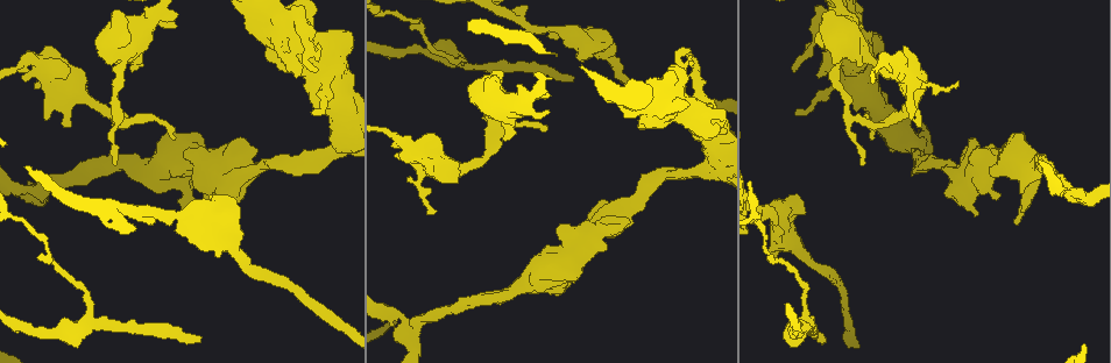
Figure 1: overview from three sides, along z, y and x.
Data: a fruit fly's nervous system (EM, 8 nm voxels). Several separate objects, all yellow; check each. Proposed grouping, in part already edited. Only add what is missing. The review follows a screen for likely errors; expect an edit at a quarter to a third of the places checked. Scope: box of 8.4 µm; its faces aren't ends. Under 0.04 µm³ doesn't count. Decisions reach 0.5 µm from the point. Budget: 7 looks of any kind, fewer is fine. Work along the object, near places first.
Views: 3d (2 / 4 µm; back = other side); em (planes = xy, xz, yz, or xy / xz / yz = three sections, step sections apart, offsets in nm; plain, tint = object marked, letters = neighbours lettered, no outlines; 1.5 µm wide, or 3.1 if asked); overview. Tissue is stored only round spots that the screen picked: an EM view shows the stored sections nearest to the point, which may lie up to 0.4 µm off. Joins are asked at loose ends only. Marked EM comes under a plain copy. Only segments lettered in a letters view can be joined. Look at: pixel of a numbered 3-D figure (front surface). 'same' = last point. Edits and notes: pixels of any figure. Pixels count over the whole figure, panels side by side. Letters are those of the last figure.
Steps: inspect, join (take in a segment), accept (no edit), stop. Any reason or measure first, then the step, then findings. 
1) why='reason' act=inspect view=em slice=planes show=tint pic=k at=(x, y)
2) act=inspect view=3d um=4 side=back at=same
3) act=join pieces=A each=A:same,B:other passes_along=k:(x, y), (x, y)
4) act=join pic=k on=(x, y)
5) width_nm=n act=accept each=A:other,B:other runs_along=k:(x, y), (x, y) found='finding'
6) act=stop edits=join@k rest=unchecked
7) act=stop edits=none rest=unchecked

why='branch stops here' act=inspect view=3d um=2 pic=1 at=(769, 249)

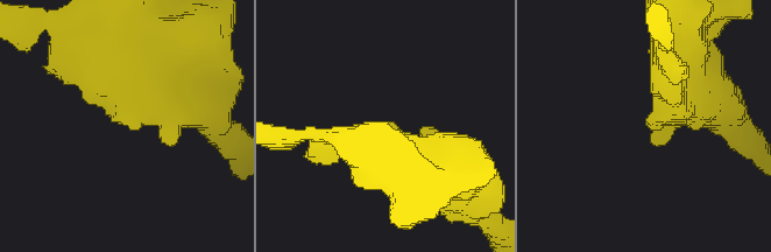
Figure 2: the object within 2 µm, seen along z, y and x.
act=inspect view=em slice=yz step=4 show=tint pic=2 at=(133, 117)

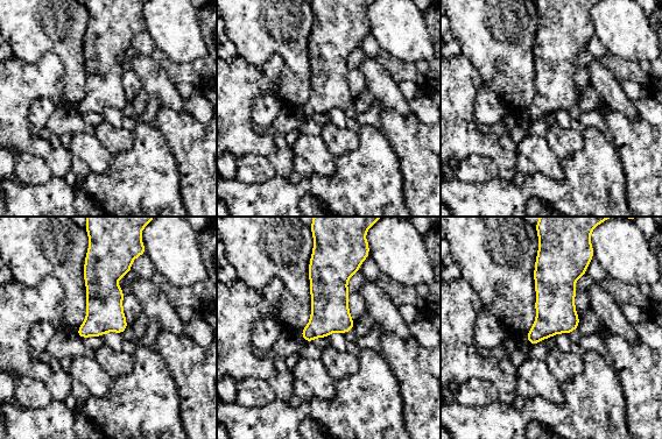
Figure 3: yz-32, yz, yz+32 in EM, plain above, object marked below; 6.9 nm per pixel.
why='what lies round it' act=inspect view=em slice=yz step=4 show=letters at=same

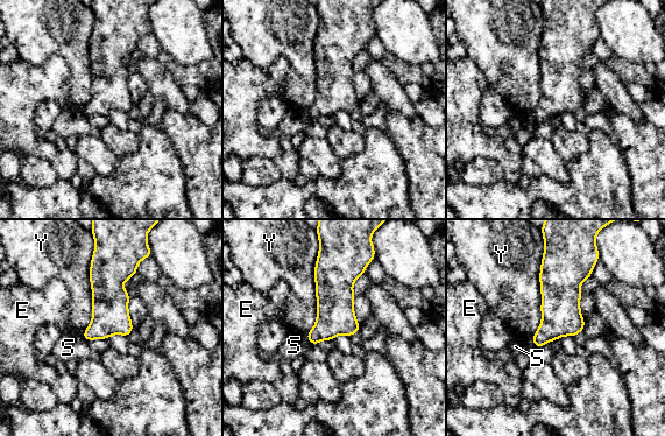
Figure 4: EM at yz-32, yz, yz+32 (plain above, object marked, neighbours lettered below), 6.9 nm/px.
width_nm=260 act=accept each=E:other,S:other,Y:other border=4:(543, 253), (540, 322), (530, 340) found='none of them fits'

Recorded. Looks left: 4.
why='branch stops here' act=inspect view=em slice=planes show=tint pic=1 at=(572, 79)

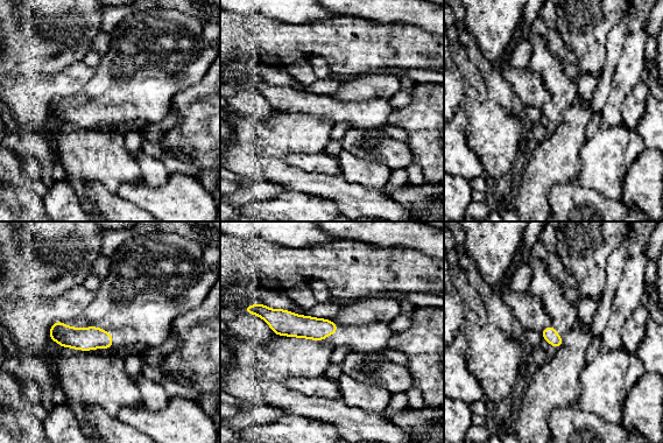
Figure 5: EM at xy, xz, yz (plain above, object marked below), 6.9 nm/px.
why='what lies round it' act=inspect view=em slice=planes show=letters at=same

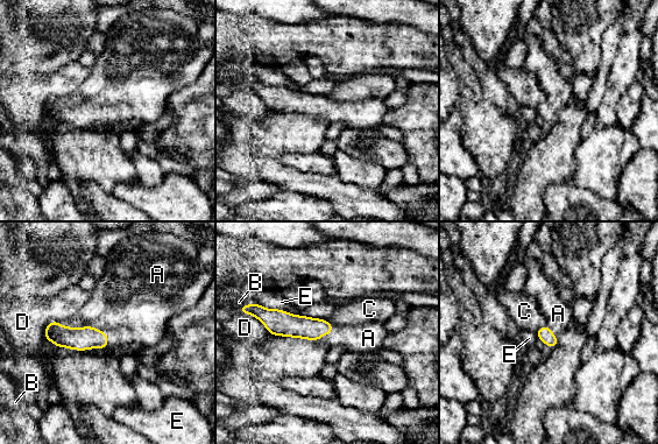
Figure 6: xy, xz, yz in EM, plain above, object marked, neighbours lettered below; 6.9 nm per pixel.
longest_contact=A:380nm act=join pieces=A each=A:same,B:other,C:other,D:other,E:other passes_along=6:(84, 338), (89, 326), (122, 330) found='it goes on there'

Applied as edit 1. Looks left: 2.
why='an open end' act=inspect view=3d um=4 pic=1 at=(956, 82)

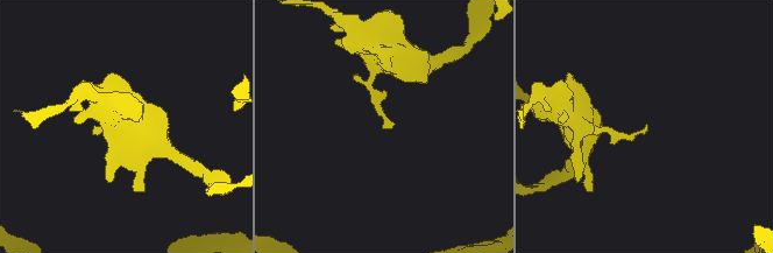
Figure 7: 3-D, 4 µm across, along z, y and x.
act=inspect view=em slice=planes show=letters pic=7 at=(390, 126)

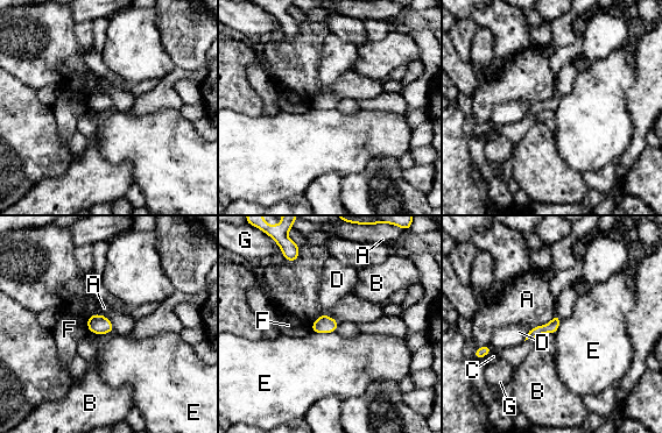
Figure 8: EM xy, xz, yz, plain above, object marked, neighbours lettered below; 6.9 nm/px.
act=accept each=A:other,B:other,C:other,D:other,E:other,F:other,G:other border=8:(87, 329), (97, 334), (113, 331) found='none of them fits'

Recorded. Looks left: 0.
act=stop edits=join@6 rest=unchecked

